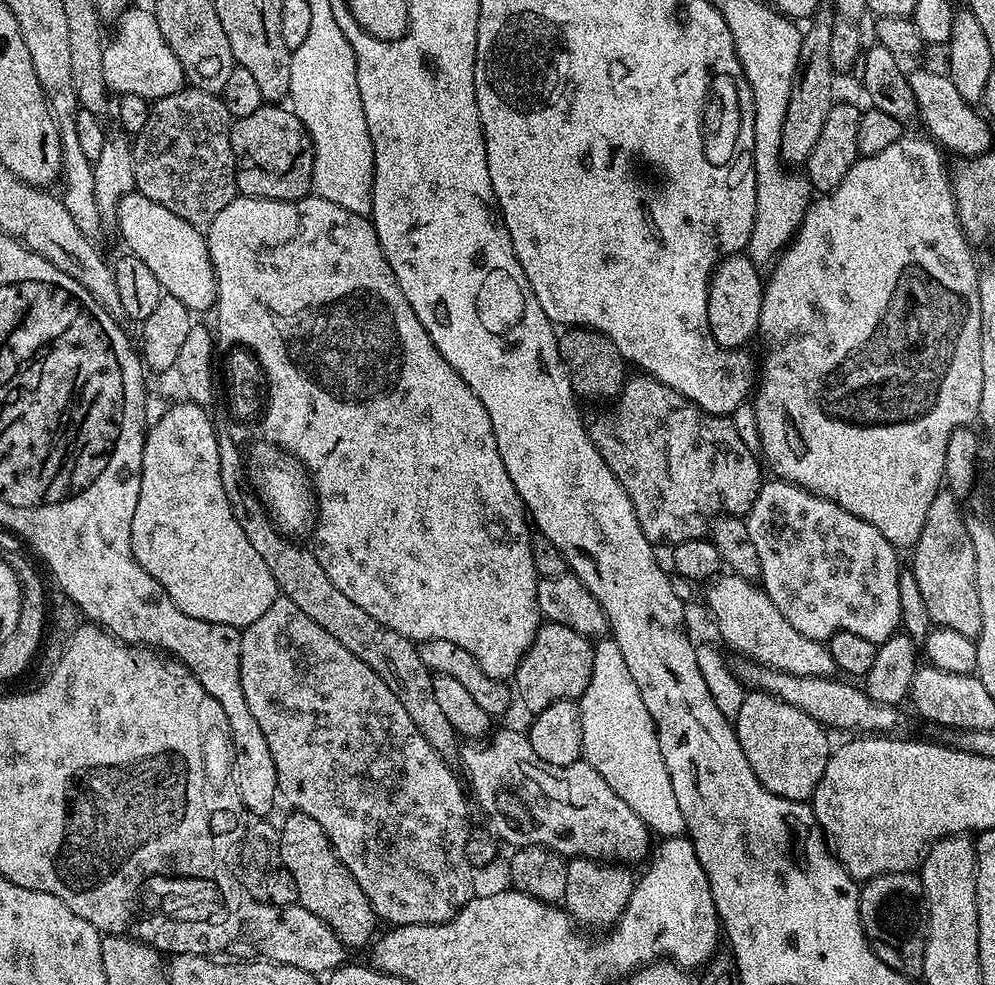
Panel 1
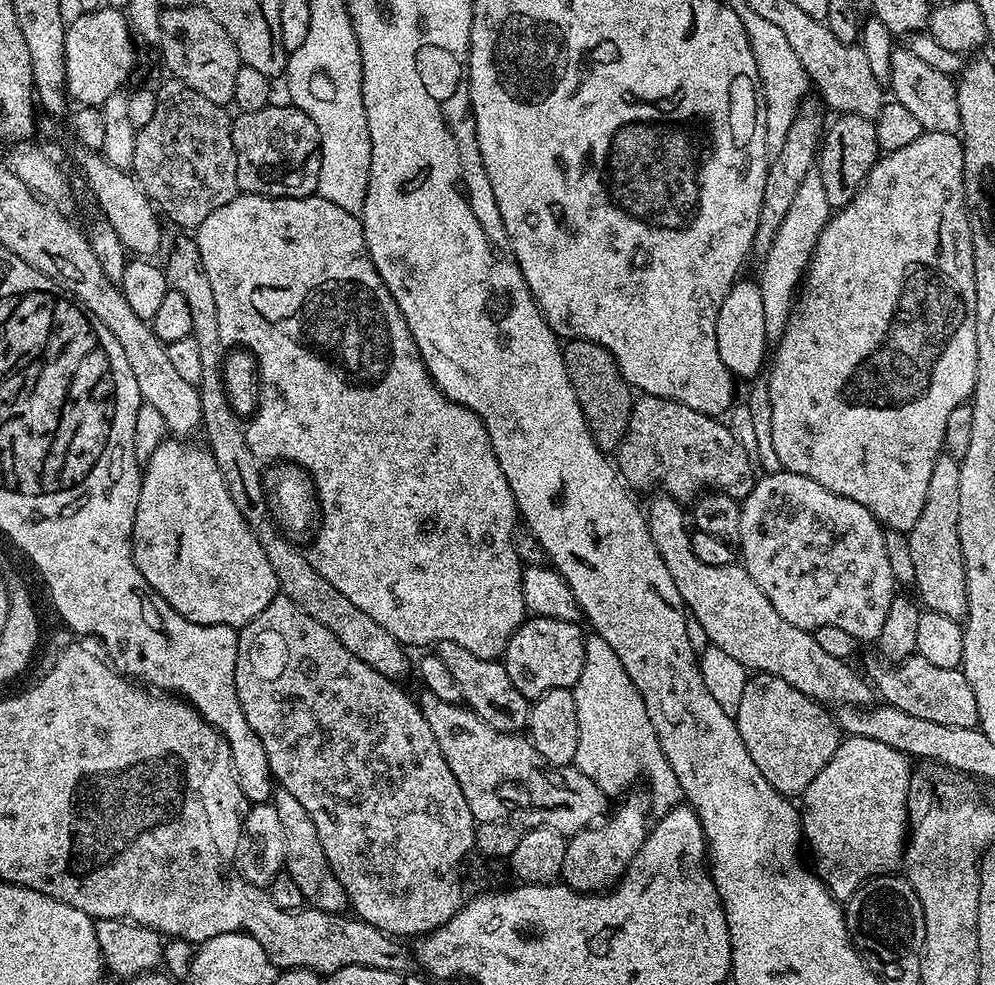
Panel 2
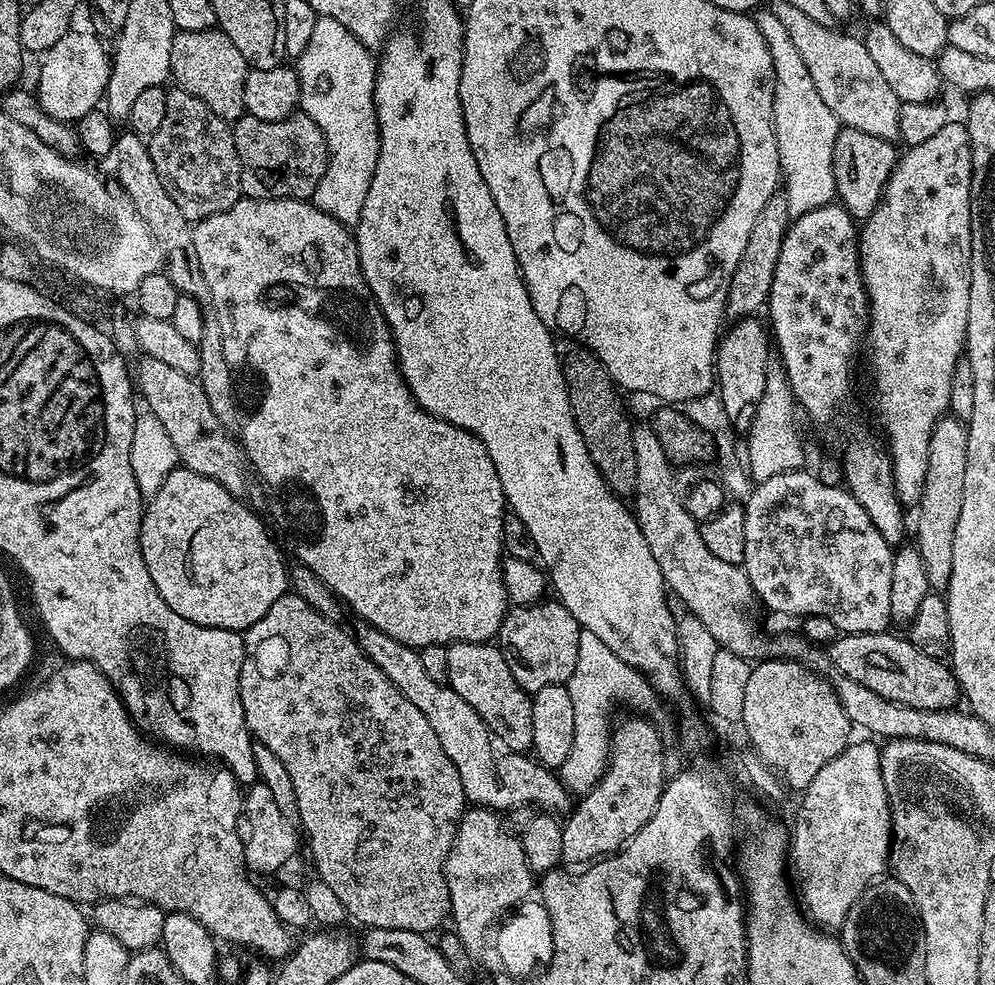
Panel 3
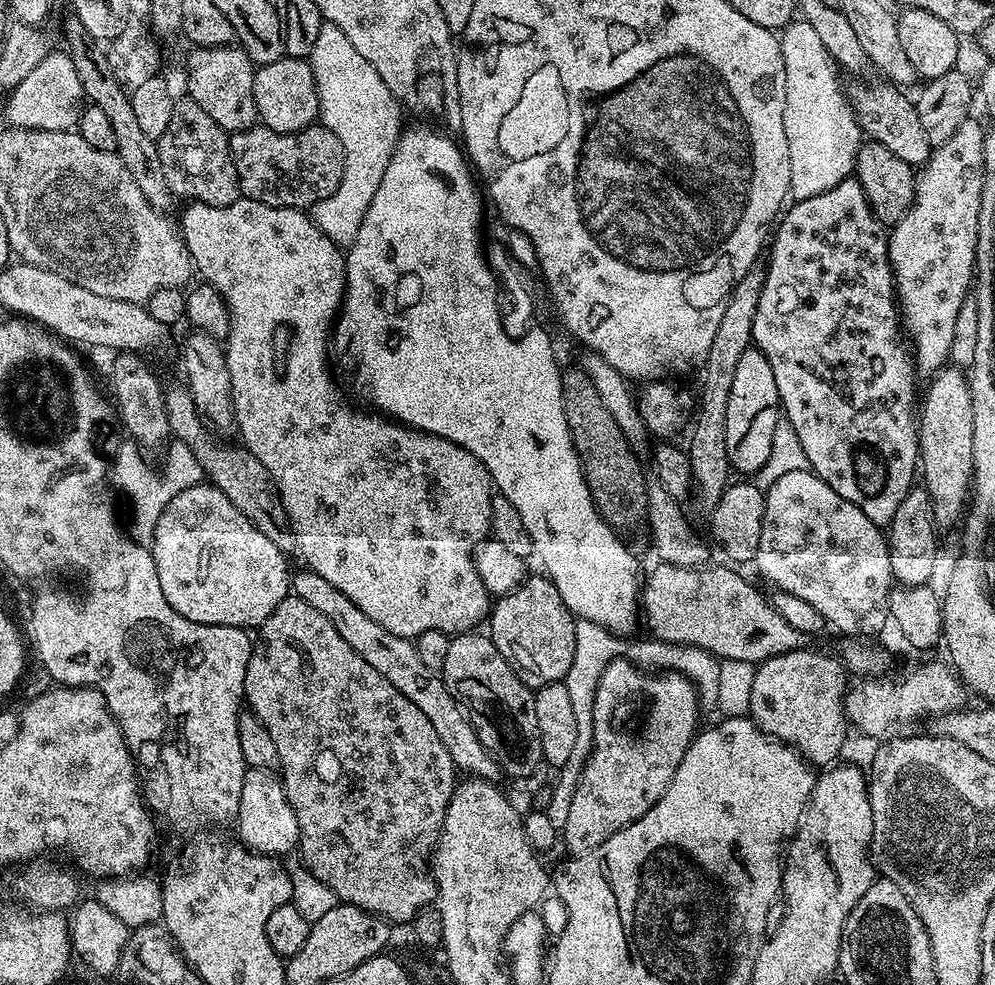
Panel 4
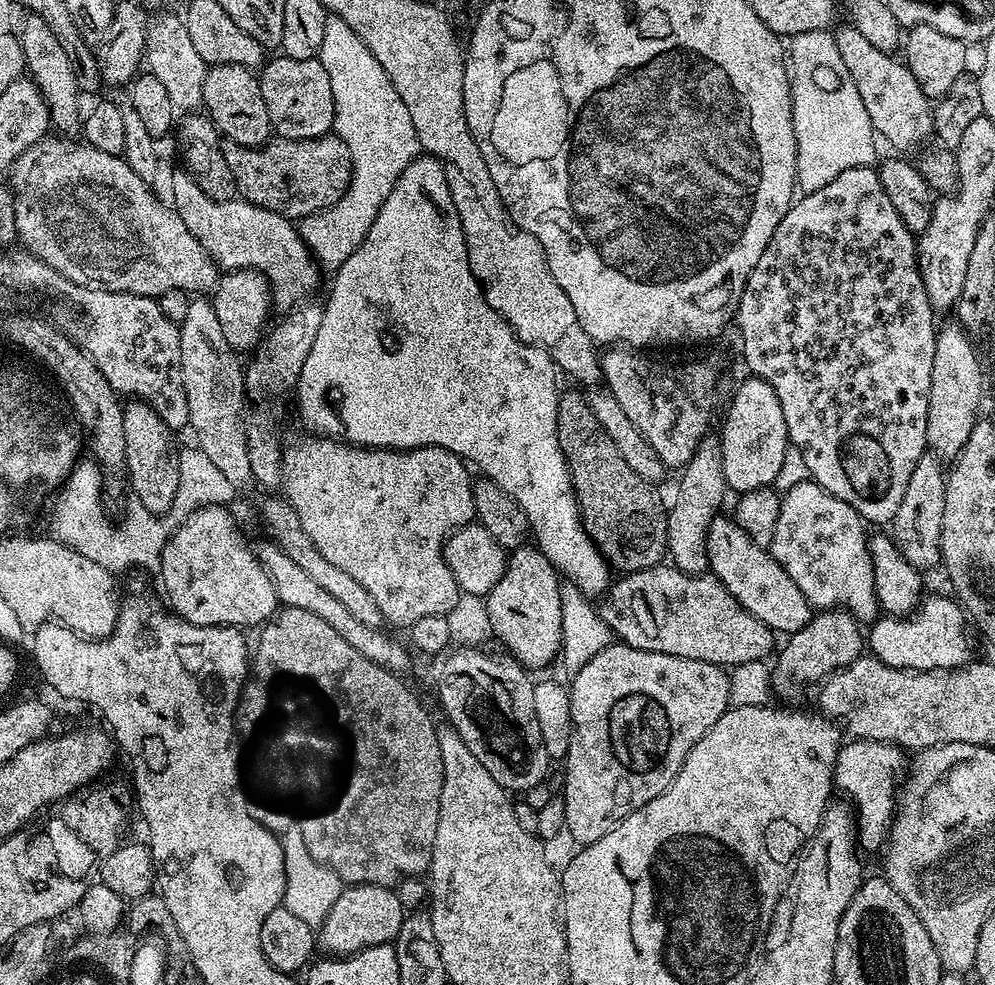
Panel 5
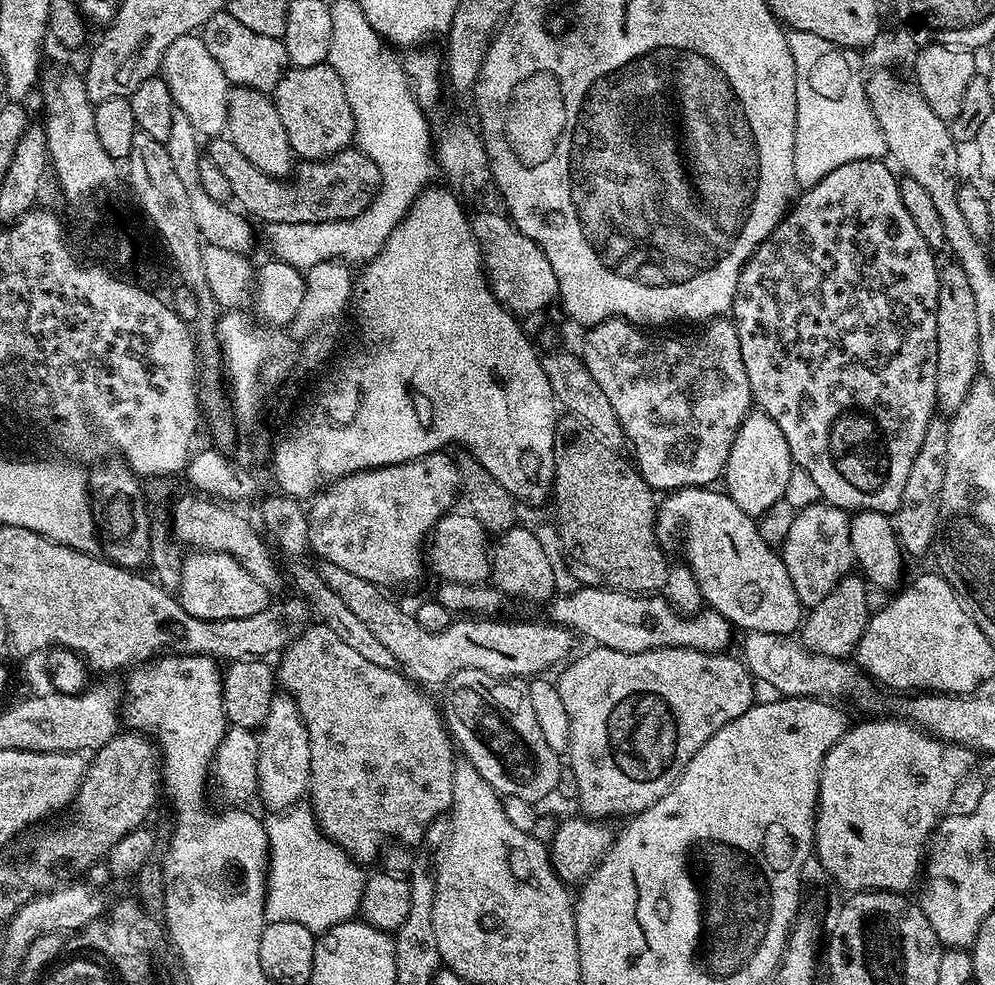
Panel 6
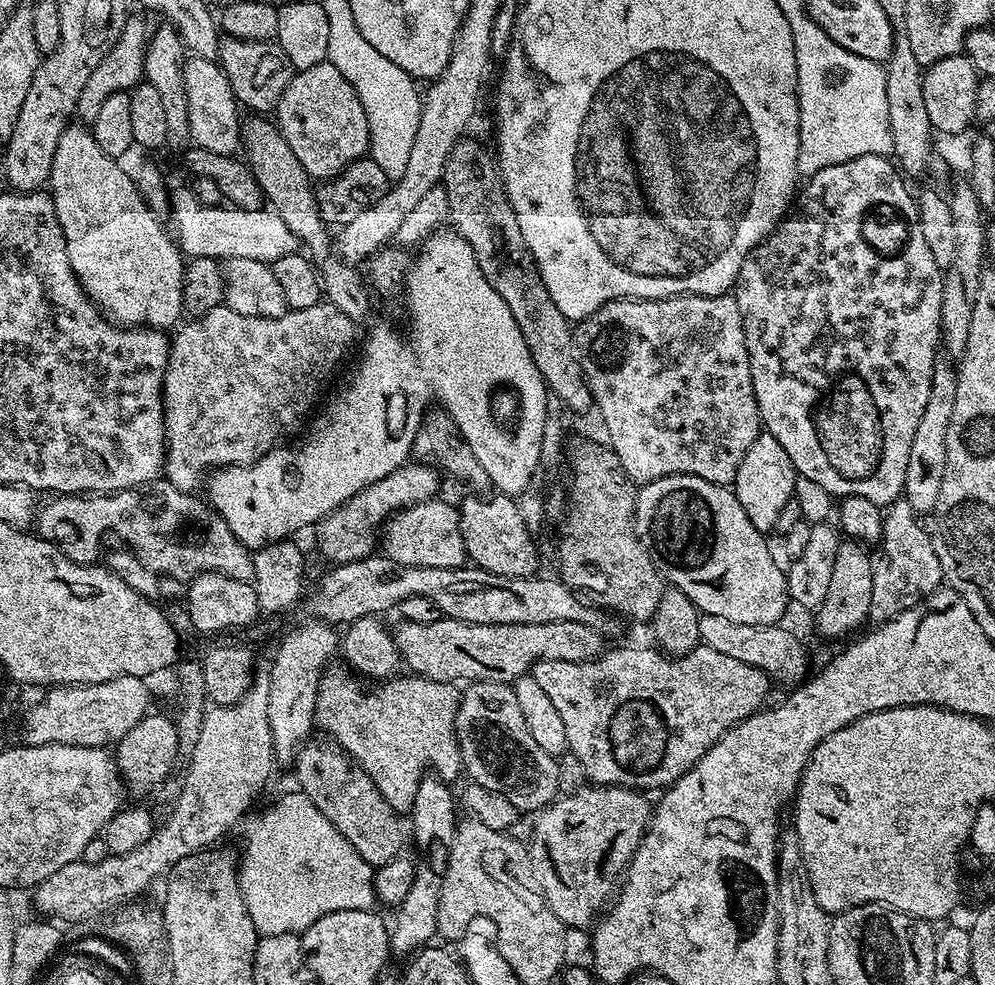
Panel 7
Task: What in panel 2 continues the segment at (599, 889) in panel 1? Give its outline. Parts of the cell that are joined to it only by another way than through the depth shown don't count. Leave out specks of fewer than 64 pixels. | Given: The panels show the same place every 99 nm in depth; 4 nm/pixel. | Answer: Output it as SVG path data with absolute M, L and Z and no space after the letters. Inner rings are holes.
M647 791L625 795L595 826L567 837L566 858L562 858L560 880L578 893L607 893L624 877L624 871L644 845L650 831L650 796ZM633 795L633 796L632 796ZM616 808L616 809L615 809ZM597 827L597 828L596 828Z

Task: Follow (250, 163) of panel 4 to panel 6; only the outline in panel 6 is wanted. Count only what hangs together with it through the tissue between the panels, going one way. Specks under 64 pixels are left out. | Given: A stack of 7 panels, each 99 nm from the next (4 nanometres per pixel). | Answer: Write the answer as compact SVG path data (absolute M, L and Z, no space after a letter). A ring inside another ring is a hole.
M212 138L207 141L207 144L207 159L212 161L212 164L222 172L226 182L230 184L232 200L241 209L244 207L243 211L253 221L264 220L265 225L278 222L334 222L352 218L363 210L379 188L378 168L374 166L374 162L370 162L365 152L355 146L344 148L341 152L326 156L322 160L306 160L297 163L294 168L296 180L292 180L293 178L277 178L262 174L256 166L250 166L250 162L246 162L246 158L242 158L242 154L238 154L238 150L226 138Z

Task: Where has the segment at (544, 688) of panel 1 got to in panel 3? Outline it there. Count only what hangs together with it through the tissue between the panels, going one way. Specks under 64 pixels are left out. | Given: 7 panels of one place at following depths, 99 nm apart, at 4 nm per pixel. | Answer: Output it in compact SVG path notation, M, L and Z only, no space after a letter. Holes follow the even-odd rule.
M548 598L538 604L509 607L498 633L498 647L510 666L510 674L524 691L535 694L542 686L567 685L578 663L579 622L559 599Z

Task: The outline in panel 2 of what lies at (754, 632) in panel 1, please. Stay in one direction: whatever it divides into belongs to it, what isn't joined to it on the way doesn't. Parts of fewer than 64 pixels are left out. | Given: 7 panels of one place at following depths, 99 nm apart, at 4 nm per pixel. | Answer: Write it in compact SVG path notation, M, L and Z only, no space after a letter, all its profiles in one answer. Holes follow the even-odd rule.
M667 494L653 496L656 497L646 504L651 538L666 563L670 578L674 579L685 609L695 623L696 620L700 623L711 647L726 650L730 658L742 662L742 666L753 673L774 674L782 678L782 682L790 682L794 690L802 690L802 694L811 700L819 700L825 706L868 706L873 703L874 689L867 679L857 669L856 673L849 661L834 658L822 650L813 633L790 626L790 622L770 606L770 598L758 590L758 582L754 582L739 563L706 566L698 562L692 549L692 537L684 522L686 512L684 514L680 509L681 501L673 500Z

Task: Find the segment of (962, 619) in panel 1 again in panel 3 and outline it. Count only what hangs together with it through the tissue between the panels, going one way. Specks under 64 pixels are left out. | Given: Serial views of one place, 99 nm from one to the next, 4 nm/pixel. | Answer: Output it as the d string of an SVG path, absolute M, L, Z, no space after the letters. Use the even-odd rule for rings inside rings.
M951 414L941 416L930 434L926 482L920 495L916 512L916 549L922 554L922 566L926 566L929 589L947 589L950 570L954 566L954 526L962 511L962 489L966 479L966 442L968 430L965 421Z

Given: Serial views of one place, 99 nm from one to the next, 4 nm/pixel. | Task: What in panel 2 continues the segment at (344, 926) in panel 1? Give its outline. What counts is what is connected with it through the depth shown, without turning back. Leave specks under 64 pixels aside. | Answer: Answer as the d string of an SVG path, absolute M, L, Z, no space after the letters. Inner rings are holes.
M285 788L275 789L274 803L285 835L284 872L294 878L298 890L302 890L307 907L333 914L343 913L349 907L348 895L346 890L342 890L342 882L334 878L332 867L326 862L326 854L322 854L322 842L318 842L318 829L314 827L310 814L306 814L298 798L294 798L294 794Z

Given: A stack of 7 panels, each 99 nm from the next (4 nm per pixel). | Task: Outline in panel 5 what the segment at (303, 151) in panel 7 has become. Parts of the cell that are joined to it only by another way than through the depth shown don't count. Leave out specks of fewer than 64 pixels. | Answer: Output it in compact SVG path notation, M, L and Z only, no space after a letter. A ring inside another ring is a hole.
M276 55L258 72L262 99L266 101L275 135L286 140L309 140L329 135L333 131L336 115L334 90L330 90L330 74L326 74L326 66L322 66L319 58L303 60Z

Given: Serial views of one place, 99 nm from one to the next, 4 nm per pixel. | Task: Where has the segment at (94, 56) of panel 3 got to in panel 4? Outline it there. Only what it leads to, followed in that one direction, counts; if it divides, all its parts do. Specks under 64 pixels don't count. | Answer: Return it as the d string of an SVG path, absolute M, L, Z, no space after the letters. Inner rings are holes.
M49 51L38 66L20 83L17 88L7 93L8 105L4 108L7 122L14 128L33 128L34 130L62 130L75 129L80 119L82 103L85 99L84 91L74 70L74 62L67 51Z

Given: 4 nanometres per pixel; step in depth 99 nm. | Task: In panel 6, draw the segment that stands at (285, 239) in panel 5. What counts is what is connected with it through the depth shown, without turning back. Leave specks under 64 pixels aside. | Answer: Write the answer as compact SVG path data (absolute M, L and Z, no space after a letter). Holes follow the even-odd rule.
M173 118L170 122L168 141L166 141L163 146L169 152L170 163L174 166L174 171L178 174L179 181L185 186L186 195L190 200L193 224L199 233L199 239L203 241L205 245L214 248L232 250L241 254L251 253L251 226L253 227L253 225L249 223L243 215L240 215L241 217L236 216L237 209L235 207L210 198L210 196L202 190L198 171L198 155L196 156L196 140L198 141L198 133L194 130L194 126L190 126L190 122L186 122L183 118Z

